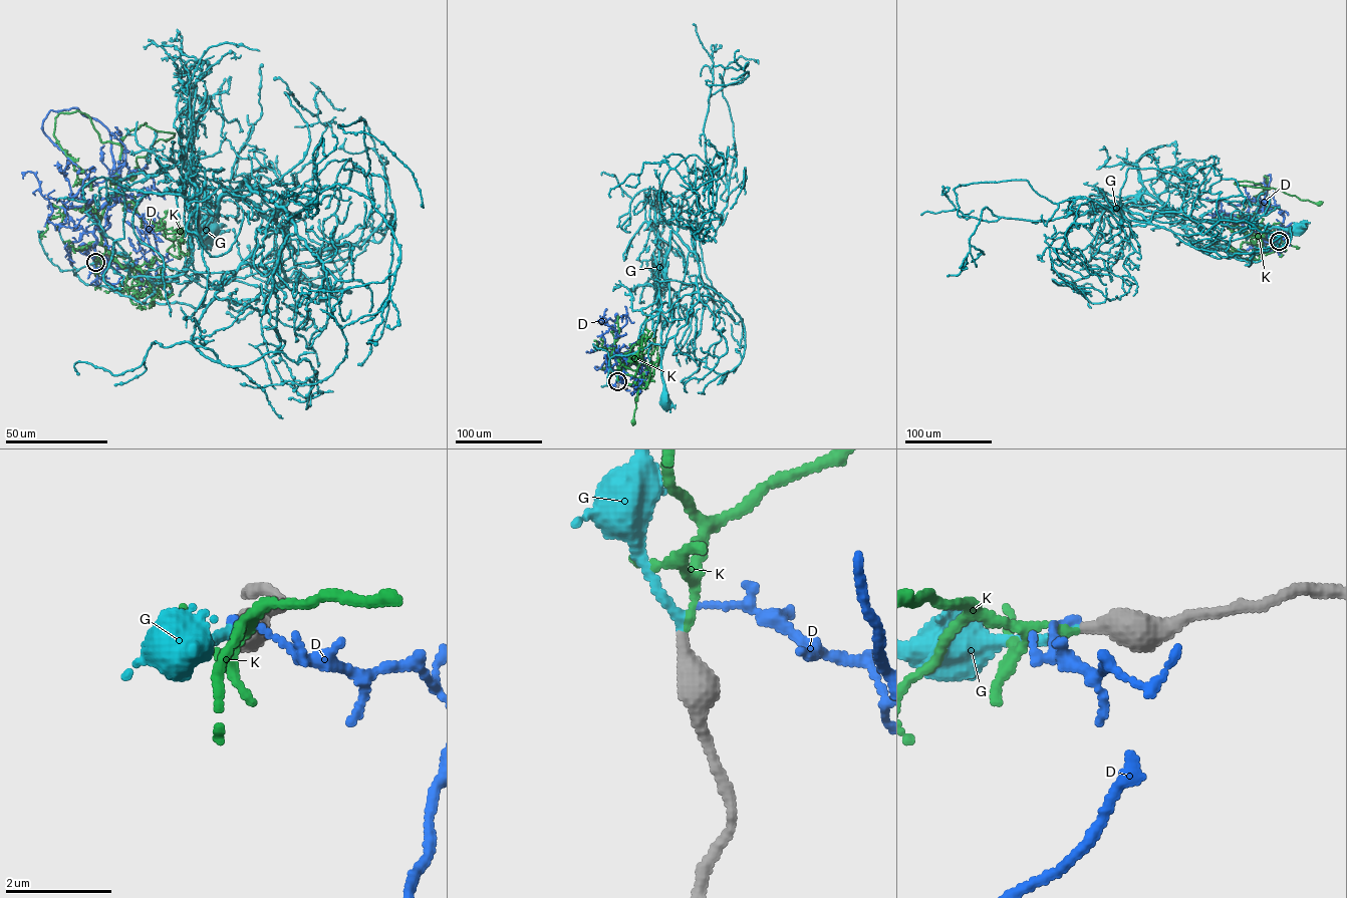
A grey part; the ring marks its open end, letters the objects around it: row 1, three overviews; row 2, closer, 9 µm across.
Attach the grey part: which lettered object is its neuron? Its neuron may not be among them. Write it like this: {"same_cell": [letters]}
{"same_cell": ["G"]}

